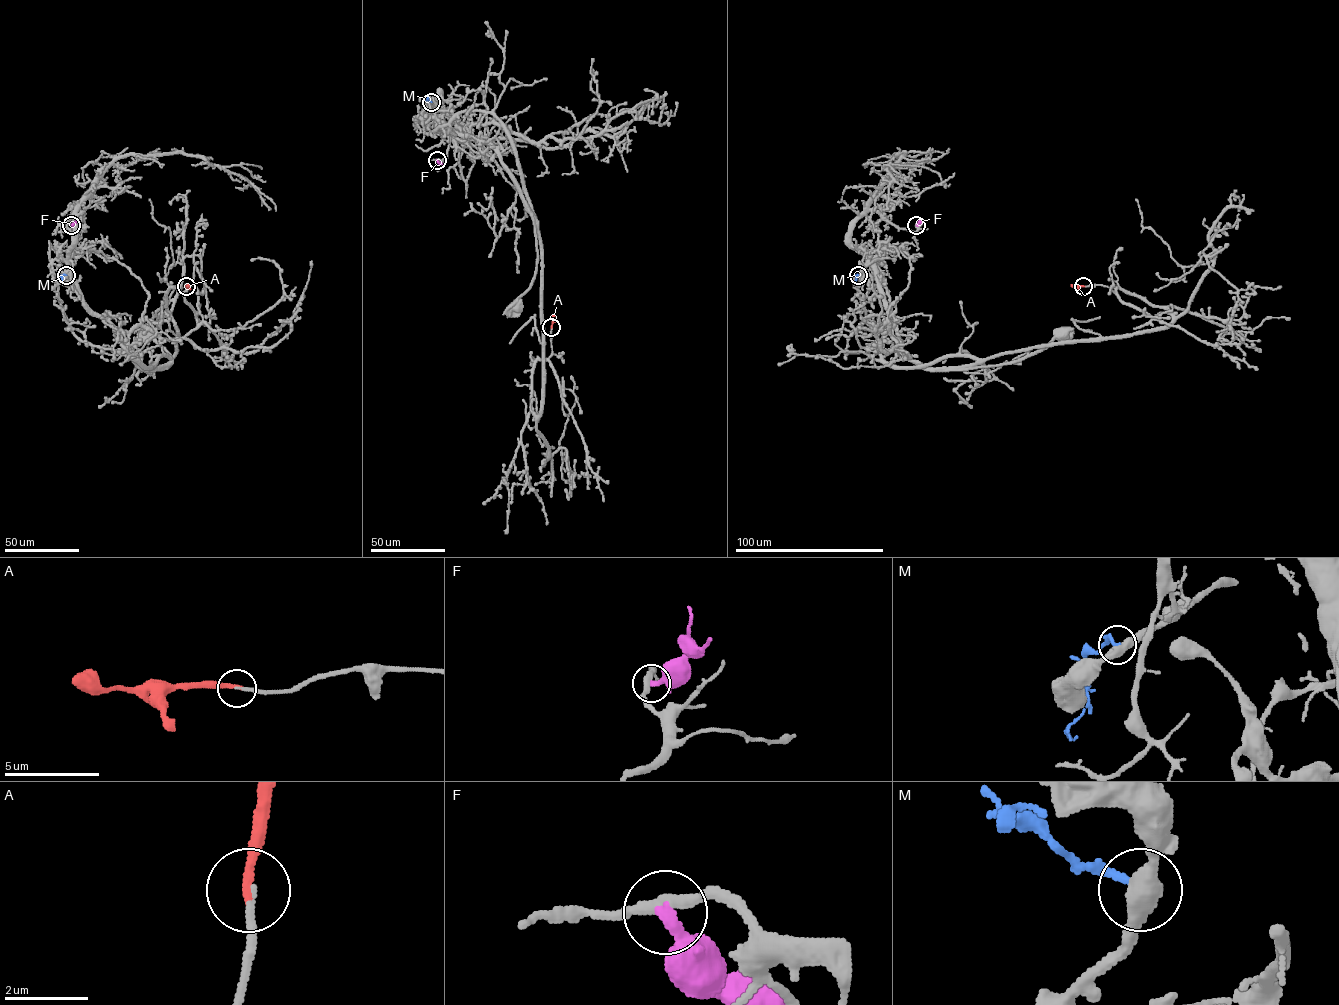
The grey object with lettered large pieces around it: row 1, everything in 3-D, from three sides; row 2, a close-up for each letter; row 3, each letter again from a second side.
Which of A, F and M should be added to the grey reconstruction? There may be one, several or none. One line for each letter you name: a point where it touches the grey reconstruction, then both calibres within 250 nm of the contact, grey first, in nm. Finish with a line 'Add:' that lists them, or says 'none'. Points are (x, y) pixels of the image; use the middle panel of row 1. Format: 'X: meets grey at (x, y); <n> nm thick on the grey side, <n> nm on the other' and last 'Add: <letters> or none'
A: meets grey at (551, 327); 160 nm thick on the grey side, 240 nm on the other
Add: A

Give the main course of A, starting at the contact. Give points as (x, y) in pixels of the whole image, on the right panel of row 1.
A: (1083, 286), (1071, 285)

